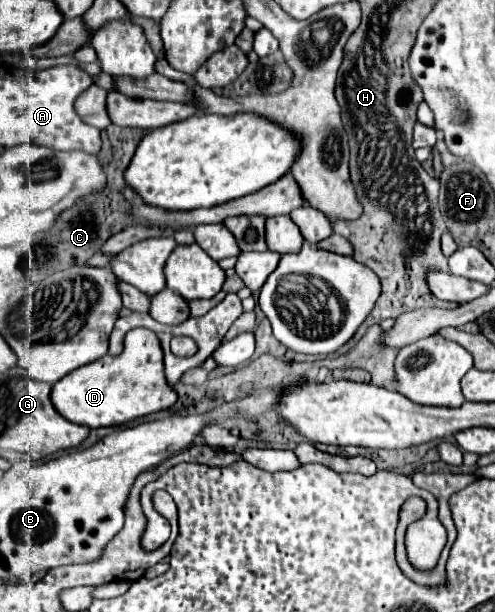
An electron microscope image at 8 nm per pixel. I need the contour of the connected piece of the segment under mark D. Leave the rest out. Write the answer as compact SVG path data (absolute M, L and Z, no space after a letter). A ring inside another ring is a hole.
M131 329L125 335L125 349L121 355L105 355L103 359L65 375L65 379L59 379L57 385L53 385L51 399L53 405L57 401L57 411L65 419L87 425L89 429L99 429L123 425L173 407L177 393L173 393L173 387L165 379L163 351L157 335L149 329Z

